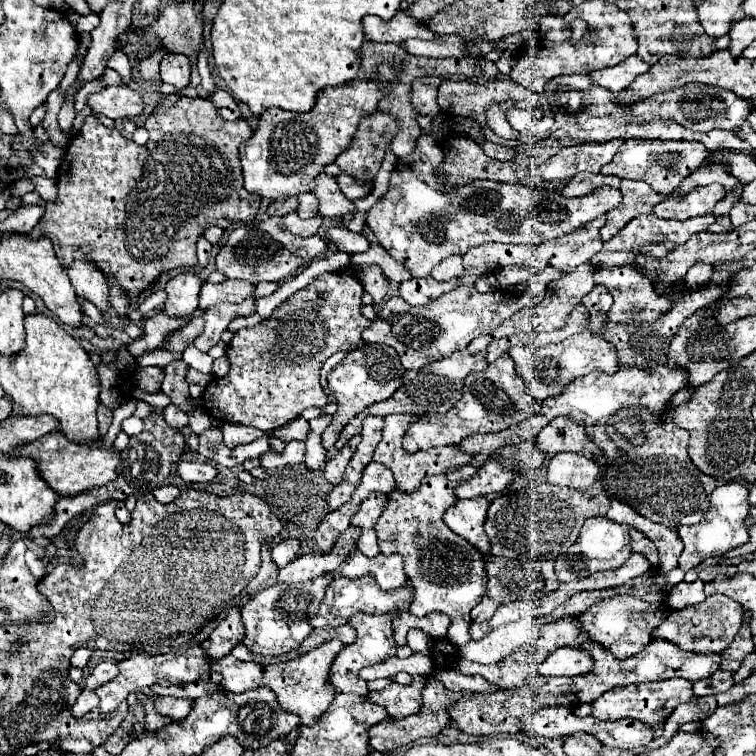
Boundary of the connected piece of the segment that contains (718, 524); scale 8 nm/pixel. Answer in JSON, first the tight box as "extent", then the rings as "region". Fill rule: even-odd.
{"extent":[676,482,750,570],"region":[[[726,482],[724,486],[718,486],[710,496],[710,508],[706,512],[706,518],[694,526],[676,526],[676,532],[680,540],[684,542],[684,552],[680,556],[682,570],[690,570],[704,562],[710,556],[722,556],[728,550],[742,546],[748,542],[748,530],[744,526],[744,518],[748,516],[750,504],[748,504],[748,488],[740,482]]]}

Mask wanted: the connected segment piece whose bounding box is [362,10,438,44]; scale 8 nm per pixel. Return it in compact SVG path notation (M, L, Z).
M398 10L398 14L387 21L378 16L368 15L363 18L362 26L366 30L366 38L372 42L402 44L408 38L422 38L422 40L438 38L438 34L430 32L430 28L416 24L404 10Z

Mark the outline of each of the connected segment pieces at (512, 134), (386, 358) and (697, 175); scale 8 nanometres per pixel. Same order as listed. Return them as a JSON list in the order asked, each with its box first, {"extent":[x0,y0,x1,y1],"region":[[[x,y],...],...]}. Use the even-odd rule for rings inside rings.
[{"extent":[488,106,518,138],"region":[[[492,106],[490,110],[488,110],[488,124],[490,124],[490,128],[498,134],[498,136],[502,136],[502,138],[518,138],[518,132],[508,124],[508,120],[506,120],[506,114],[504,114],[504,110],[498,110],[498,106]]]},{"extent":[321,344,404,448],"region":[[[366,344],[360,346],[358,350],[350,352],[340,364],[336,364],[330,374],[328,374],[328,386],[330,390],[336,394],[338,400],[338,412],[334,414],[332,424],[324,430],[321,440],[324,448],[334,448],[342,428],[360,412],[364,412],[370,404],[386,400],[394,394],[394,390],[398,390],[398,386],[402,384],[402,376],[404,376],[404,366],[398,362],[398,354],[382,344]]]},{"extent":[676,166,738,198],"region":[[[702,166],[694,170],[694,172],[682,182],[682,186],[678,186],[676,196],[678,196],[678,198],[684,198],[690,190],[712,183],[718,183],[724,186],[726,193],[730,193],[730,190],[738,184],[738,180],[734,180],[734,176],[730,176],[730,174],[726,172],[726,166]]]}]

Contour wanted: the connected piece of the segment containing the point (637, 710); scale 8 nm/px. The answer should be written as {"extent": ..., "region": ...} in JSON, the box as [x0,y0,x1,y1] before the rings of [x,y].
{"extent":[592,678,694,728],"region":[[[670,678],[670,680],[658,680],[658,682],[648,682],[648,684],[632,684],[624,688],[614,688],[602,694],[598,700],[594,700],[592,706],[592,716],[598,720],[620,720],[620,718],[636,718],[646,722],[648,726],[656,728],[658,722],[666,720],[674,708],[682,702],[694,700],[692,692],[692,682],[686,682],[684,678]]]}

